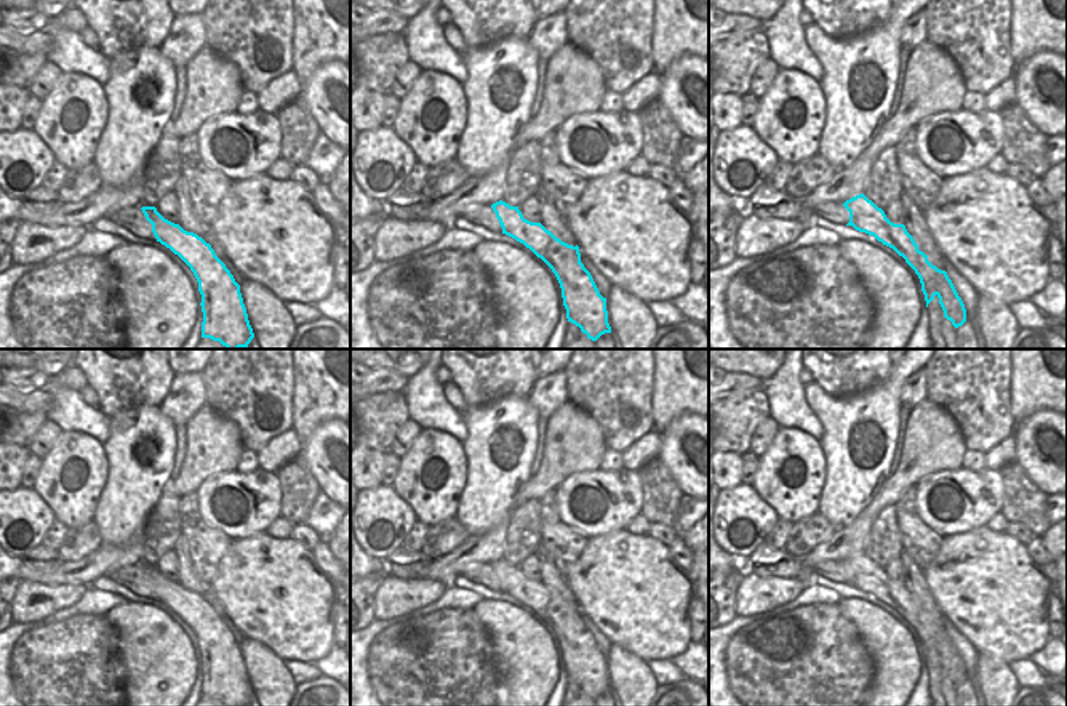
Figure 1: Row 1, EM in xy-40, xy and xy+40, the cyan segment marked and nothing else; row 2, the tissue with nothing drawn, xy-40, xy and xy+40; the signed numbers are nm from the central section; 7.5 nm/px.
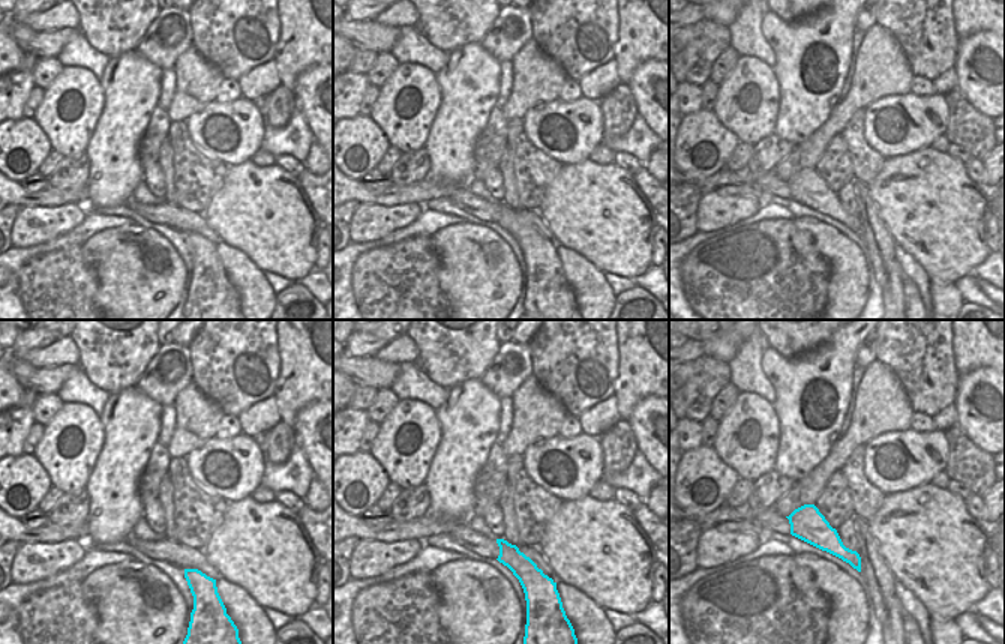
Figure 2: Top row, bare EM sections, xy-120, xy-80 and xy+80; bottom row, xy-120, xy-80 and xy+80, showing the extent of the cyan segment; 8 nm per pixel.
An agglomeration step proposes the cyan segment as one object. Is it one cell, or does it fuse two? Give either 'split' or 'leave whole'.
leave whole

